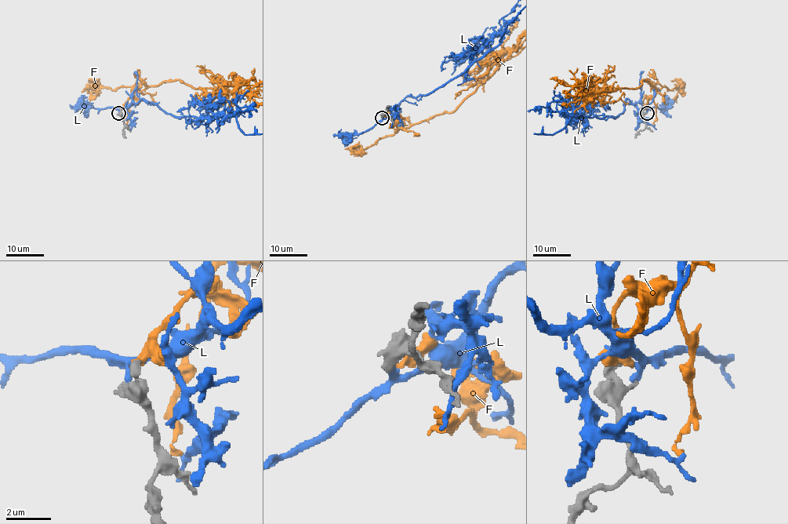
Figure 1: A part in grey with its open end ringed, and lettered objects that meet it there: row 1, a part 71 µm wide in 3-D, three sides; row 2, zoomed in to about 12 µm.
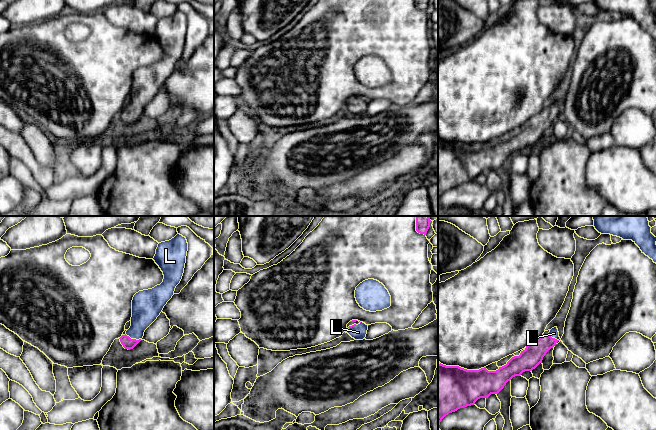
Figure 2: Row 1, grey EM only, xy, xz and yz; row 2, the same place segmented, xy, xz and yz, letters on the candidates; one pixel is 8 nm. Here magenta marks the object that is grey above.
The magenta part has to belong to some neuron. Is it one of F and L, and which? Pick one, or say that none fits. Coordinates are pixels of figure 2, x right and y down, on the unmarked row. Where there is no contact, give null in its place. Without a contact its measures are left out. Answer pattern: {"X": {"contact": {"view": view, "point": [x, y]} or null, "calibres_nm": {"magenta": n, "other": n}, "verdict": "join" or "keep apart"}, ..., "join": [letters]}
{"F": {"contact": null, "verdict": "keep apart"}, "L": {"contact": {"view": "xy", "point": [133, 115]}, "calibres_nm": {"magenta": 90, "other": 220}, "verdict": "join"}, "join": ["L"]}

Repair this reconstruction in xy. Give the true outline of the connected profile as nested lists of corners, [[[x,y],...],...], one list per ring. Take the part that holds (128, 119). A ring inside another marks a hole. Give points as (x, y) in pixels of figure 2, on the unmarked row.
[[[180,10],[158,20],[153,36],[163,48],[164,55],[160,61],[134,71],[131,102],[119,114],[125,125],[133,125],[142,116],[145,106],[157,95],[174,71],[184,49],[187,27],[187,16]]]

